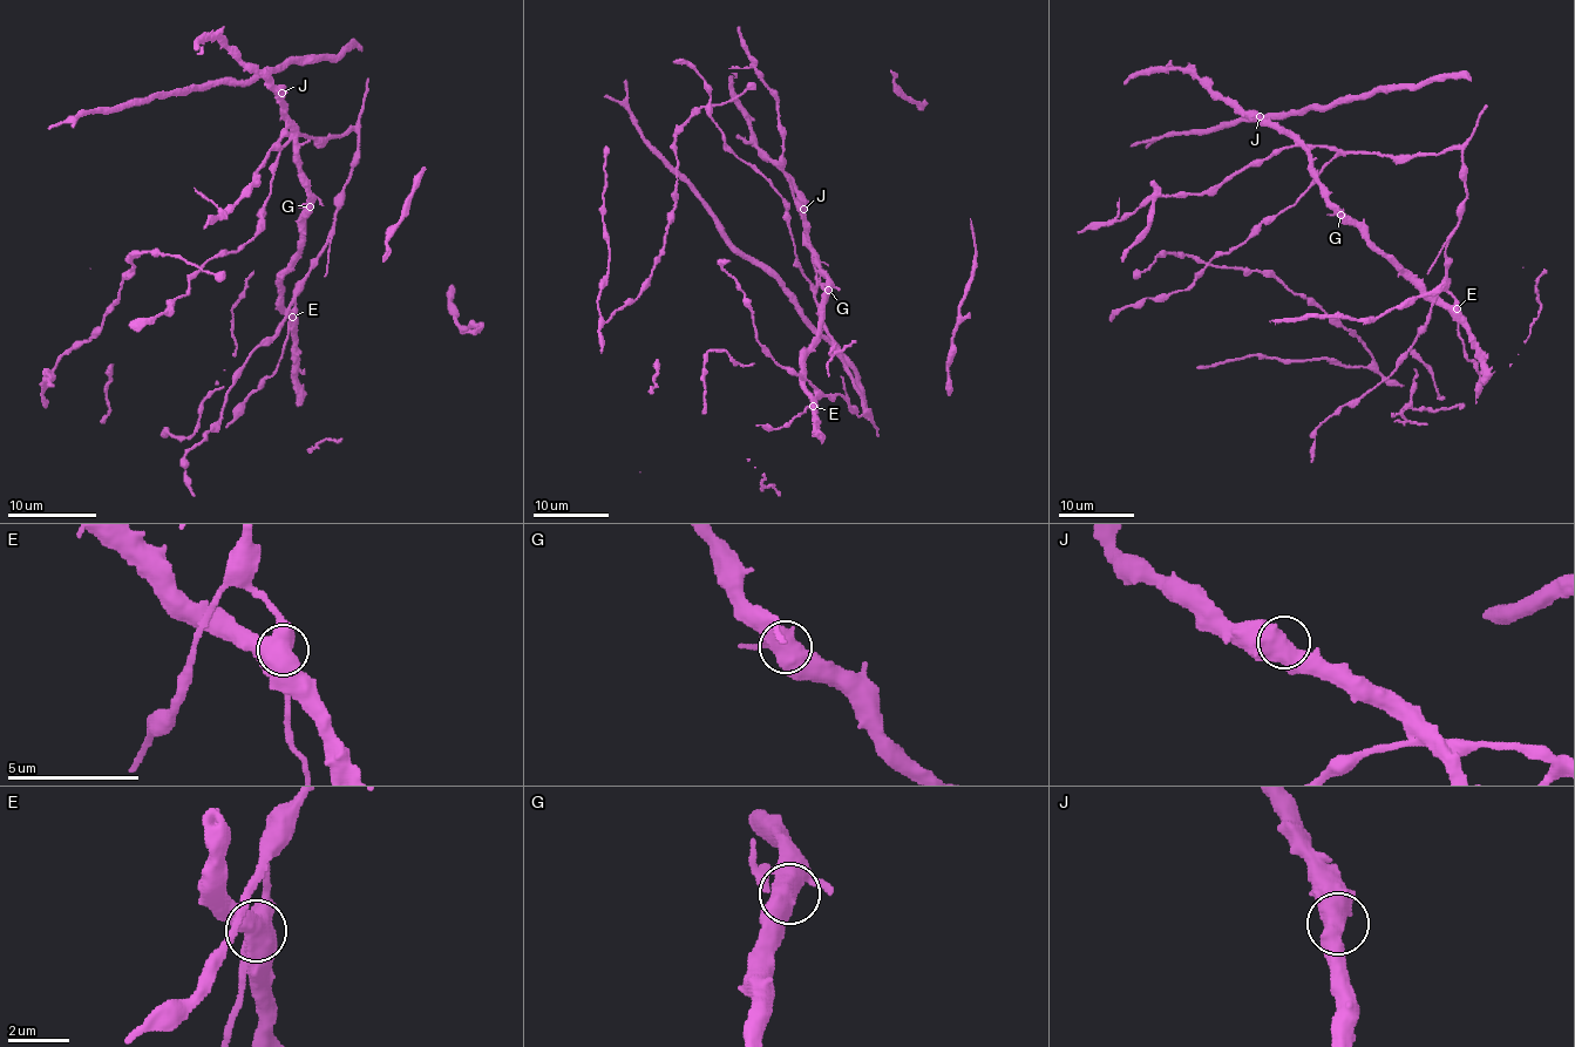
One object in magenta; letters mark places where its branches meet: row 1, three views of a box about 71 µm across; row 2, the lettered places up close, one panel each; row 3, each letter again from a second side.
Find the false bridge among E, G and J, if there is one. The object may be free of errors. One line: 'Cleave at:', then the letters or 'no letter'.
Cleave at: no letter

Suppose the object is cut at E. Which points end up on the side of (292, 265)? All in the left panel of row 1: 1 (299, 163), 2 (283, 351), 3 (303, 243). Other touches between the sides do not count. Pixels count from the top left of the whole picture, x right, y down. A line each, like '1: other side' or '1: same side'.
1: same side
2: other side
3: same side

